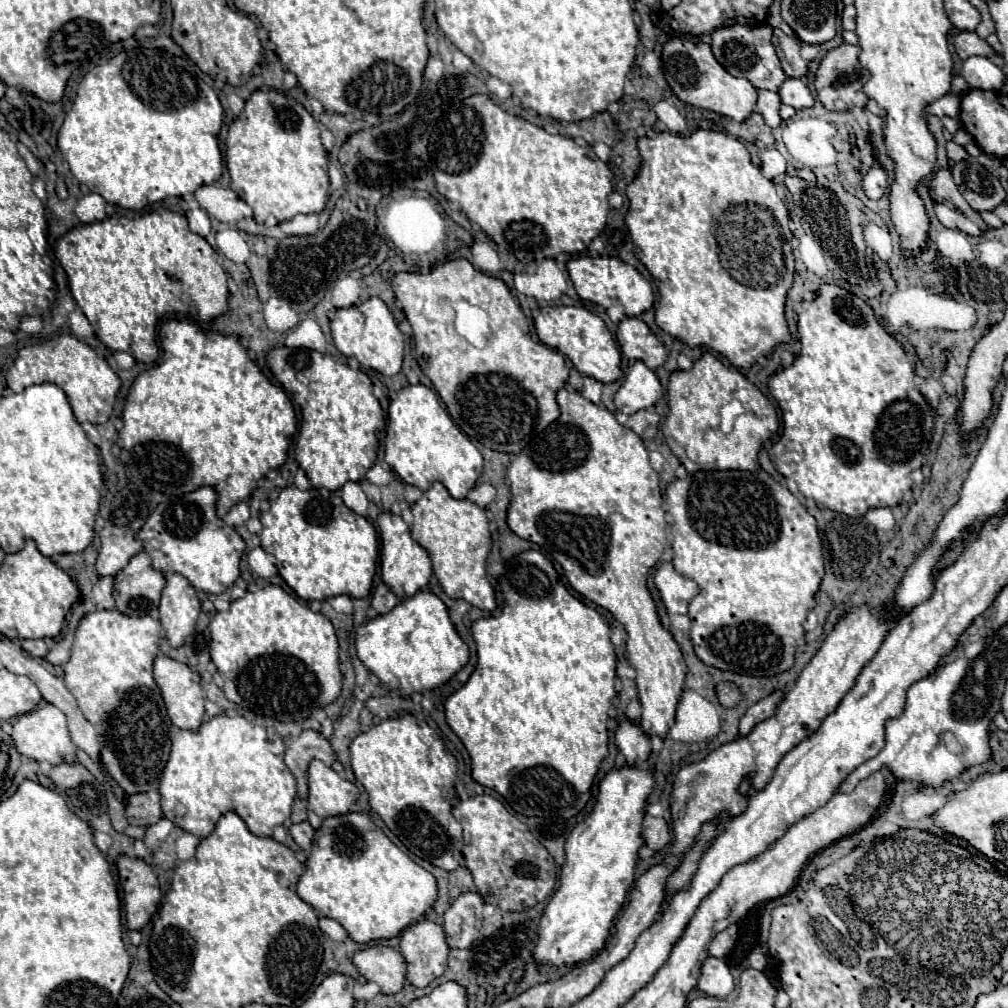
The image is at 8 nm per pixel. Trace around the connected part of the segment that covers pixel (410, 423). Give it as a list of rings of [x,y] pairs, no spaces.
[[[423,384],[401,388],[389,406],[385,462],[399,474],[405,484],[417,486],[425,492],[433,482],[441,482],[457,500],[467,496],[483,468],[481,452],[453,424],[451,416],[439,402],[439,396]]]

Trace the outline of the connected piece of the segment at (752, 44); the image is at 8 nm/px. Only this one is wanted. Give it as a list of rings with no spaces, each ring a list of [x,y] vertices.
[[[729,26],[729,28],[719,28],[715,34],[711,34],[713,42],[713,54],[717,62],[731,74],[739,78],[747,78],[755,88],[767,88],[767,90],[777,90],[783,84],[785,72],[781,68],[781,62],[775,54],[773,42],[771,42],[771,26]]]

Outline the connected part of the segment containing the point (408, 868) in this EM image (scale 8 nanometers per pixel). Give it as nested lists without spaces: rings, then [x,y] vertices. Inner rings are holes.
[[[347,812],[347,814],[339,814],[339,816],[329,816],[321,822],[321,828],[315,830],[315,836],[313,836],[313,848],[311,848],[311,854],[305,862],[305,872],[303,876],[299,878],[297,882],[297,894],[299,898],[303,898],[307,904],[313,906],[313,910],[319,914],[319,916],[327,916],[327,918],[333,918],[337,920],[349,934],[351,940],[359,942],[359,944],[367,944],[367,942],[373,942],[373,940],[383,940],[383,938],[393,938],[393,936],[399,936],[407,926],[411,926],[413,922],[417,922],[425,910],[429,906],[433,906],[435,898],[437,898],[437,882],[433,878],[433,874],[429,874],[425,868],[417,866],[409,856],[405,856],[373,822],[367,814],[361,814],[361,812]]]

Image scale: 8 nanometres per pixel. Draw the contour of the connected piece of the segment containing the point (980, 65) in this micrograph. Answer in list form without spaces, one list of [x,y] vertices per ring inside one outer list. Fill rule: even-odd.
[[[973,56],[965,60],[961,66],[961,74],[971,88],[1001,90],[1003,86],[1003,70],[997,64],[993,64],[991,58]]]

